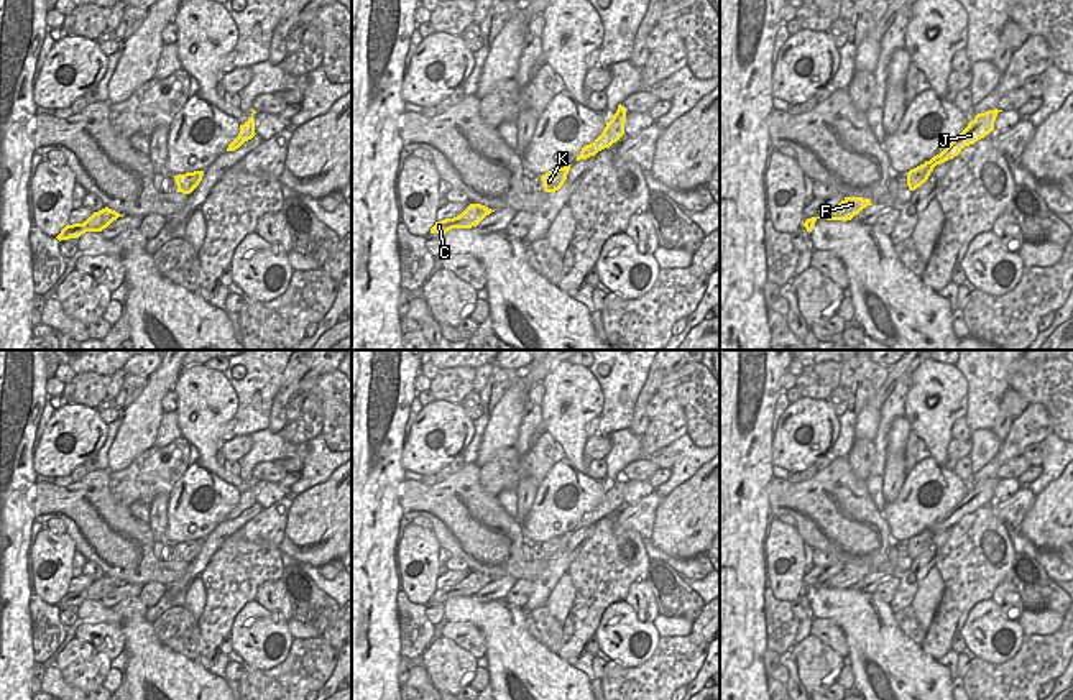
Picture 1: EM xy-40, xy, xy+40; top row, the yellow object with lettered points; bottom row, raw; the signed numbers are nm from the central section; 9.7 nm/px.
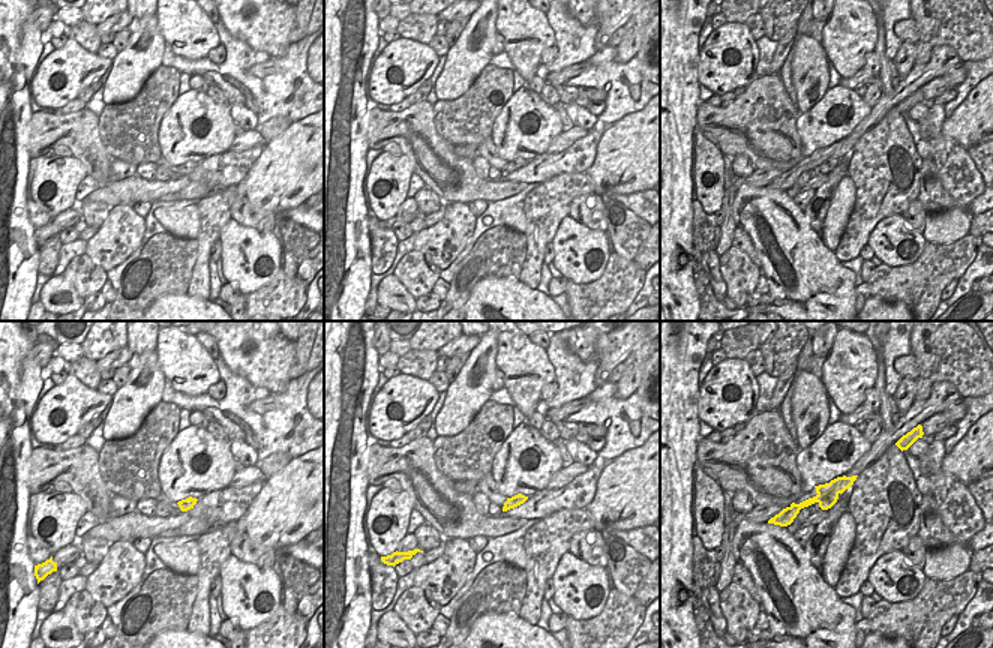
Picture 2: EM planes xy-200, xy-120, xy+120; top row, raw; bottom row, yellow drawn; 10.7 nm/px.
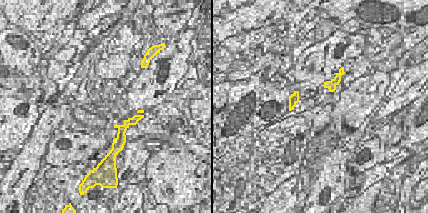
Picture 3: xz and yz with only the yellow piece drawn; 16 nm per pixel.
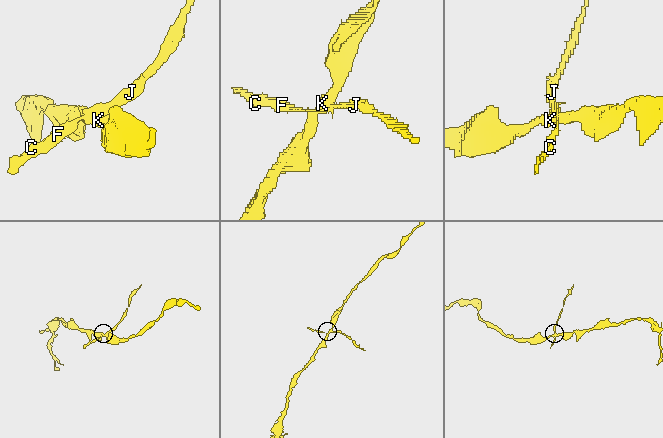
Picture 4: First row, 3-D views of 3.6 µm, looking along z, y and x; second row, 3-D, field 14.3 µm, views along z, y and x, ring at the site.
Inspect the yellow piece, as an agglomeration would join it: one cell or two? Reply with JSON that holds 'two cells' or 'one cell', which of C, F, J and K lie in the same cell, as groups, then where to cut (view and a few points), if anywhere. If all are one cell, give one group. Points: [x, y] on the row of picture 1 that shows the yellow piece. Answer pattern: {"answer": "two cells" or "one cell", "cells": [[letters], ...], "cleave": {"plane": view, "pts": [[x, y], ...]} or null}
{"answer": "two cells", "cells": [["C", "F", "J"], ["K"]], "cleave": {"plane": "xy+40", "pts": [[932, 168], [921, 174], [911, 171]]}}

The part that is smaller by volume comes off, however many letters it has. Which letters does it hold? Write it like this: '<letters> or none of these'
C, F, J

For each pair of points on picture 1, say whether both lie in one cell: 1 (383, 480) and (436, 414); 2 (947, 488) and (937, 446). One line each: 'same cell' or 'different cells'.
1: different cells
2: different cells

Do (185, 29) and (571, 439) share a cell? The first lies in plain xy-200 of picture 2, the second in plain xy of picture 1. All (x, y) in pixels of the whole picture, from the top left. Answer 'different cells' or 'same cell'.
same cell

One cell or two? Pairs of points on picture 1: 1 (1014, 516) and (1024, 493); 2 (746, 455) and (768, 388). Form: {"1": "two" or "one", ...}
{"1": "one", "2": "one"}

